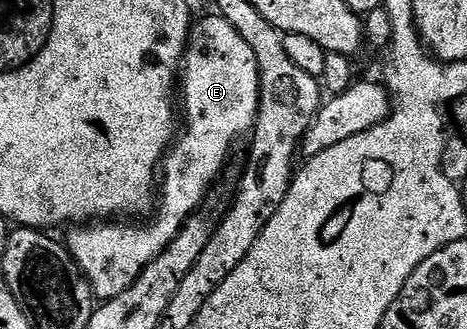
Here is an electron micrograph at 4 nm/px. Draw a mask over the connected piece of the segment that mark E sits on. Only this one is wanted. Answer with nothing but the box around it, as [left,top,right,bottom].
[65,16,259,300]

